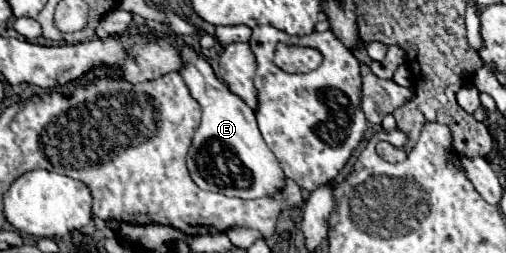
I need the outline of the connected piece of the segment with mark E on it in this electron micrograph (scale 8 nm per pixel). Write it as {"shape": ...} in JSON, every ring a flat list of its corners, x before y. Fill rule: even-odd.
{"shape":[[190,45,180,49,182,75,190,95,202,107,202,123,194,133,186,163,192,181,204,189,222,193,228,197,266,197,274,195,284,185,284,171,280,169,274,153,264,143,256,125,254,111,242,101,242,97,228,91,228,87,214,75,212,65,200,57]]}

